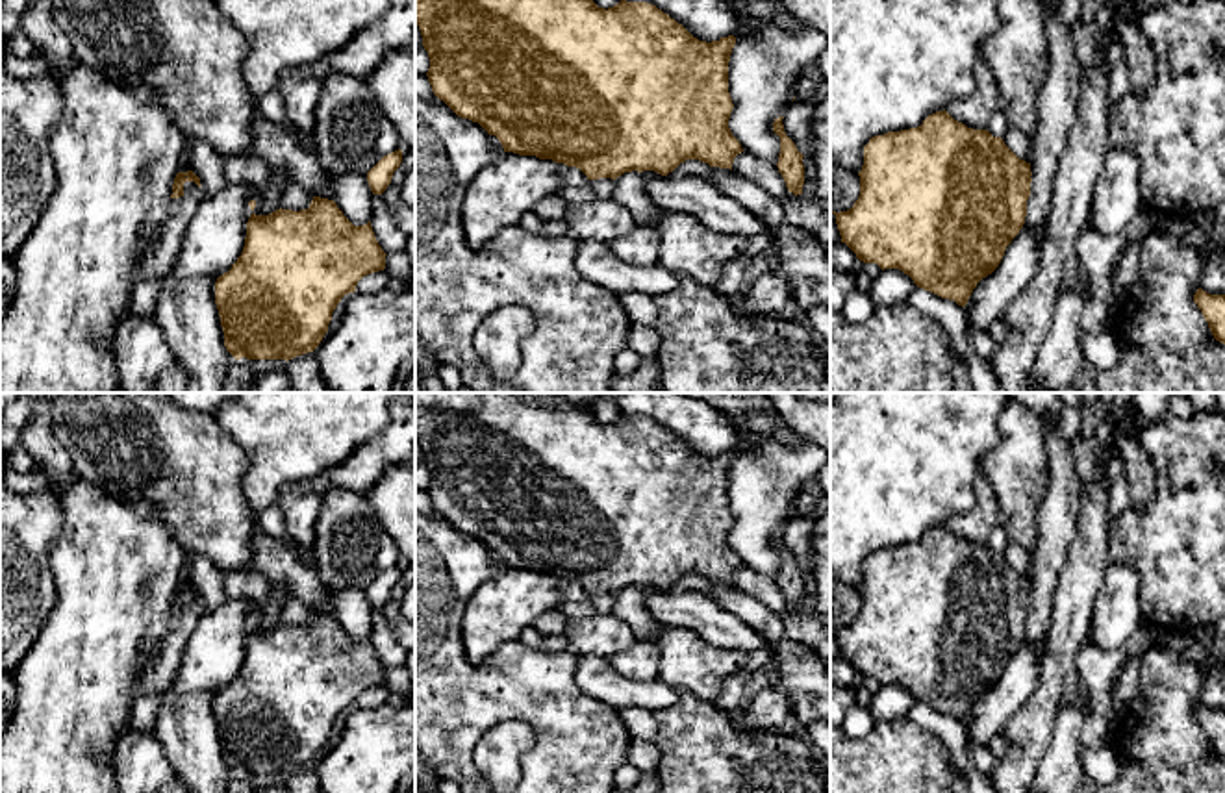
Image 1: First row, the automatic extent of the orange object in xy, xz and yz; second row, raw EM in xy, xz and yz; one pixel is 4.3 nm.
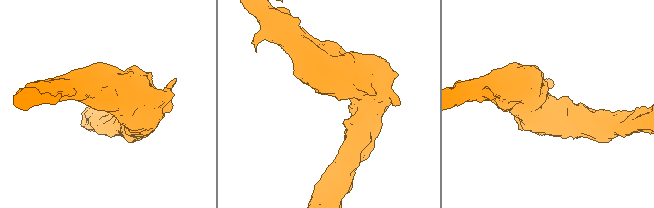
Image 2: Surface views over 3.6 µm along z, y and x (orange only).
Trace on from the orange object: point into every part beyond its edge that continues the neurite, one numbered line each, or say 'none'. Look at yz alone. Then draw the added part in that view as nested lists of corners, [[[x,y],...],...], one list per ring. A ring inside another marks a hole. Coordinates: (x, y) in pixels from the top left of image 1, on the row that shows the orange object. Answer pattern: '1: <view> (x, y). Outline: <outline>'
none

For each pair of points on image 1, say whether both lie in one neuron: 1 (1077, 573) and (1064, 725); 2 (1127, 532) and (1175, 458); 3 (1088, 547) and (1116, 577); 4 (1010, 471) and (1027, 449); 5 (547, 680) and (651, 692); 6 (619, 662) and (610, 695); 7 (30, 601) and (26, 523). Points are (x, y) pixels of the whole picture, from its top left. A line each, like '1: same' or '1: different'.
1: different
2: same
3: different
4: same
5: different
6: different
7: same

